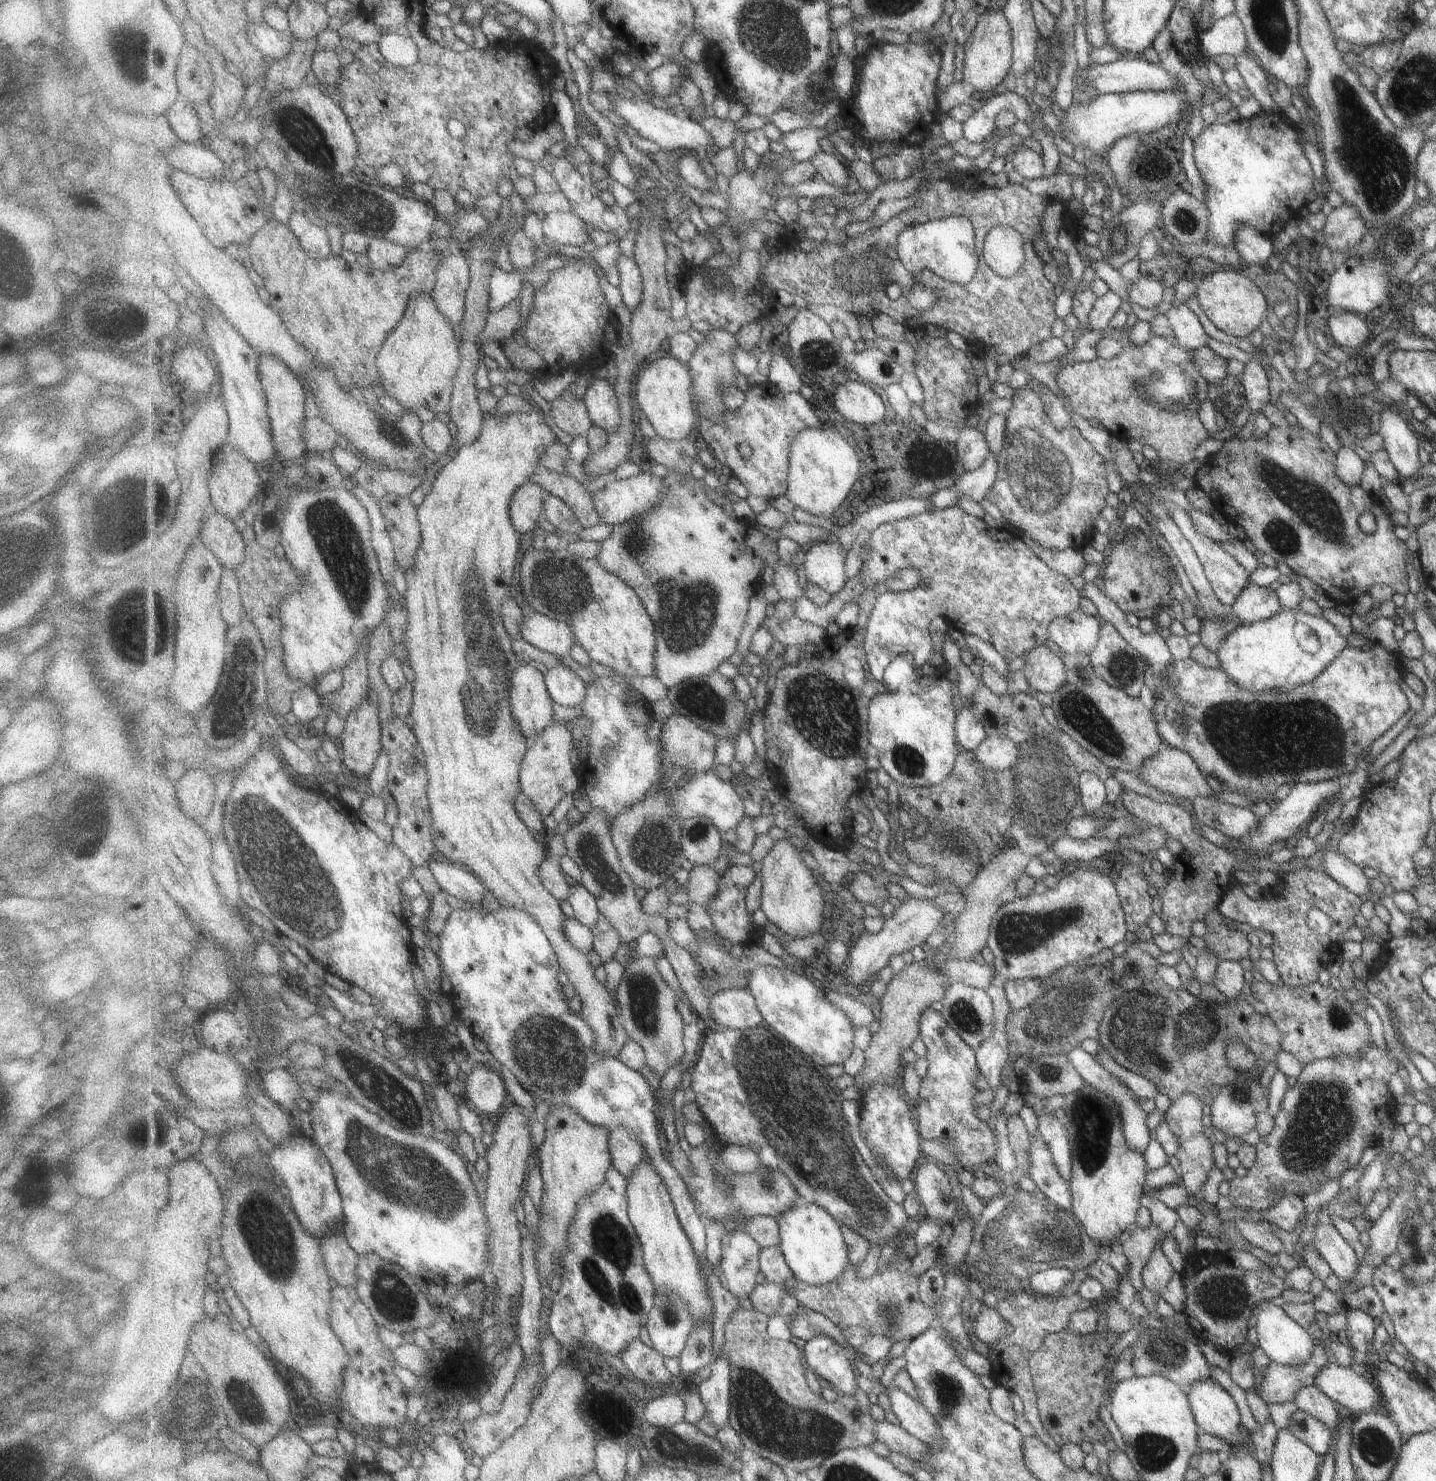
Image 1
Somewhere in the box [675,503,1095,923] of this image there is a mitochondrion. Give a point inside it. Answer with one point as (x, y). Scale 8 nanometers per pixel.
(832, 726)

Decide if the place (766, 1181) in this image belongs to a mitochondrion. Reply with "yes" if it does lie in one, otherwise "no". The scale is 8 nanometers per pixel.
yes

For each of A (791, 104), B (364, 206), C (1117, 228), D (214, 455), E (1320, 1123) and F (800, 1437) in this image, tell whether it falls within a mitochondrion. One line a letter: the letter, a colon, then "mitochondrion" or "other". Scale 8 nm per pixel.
A: other
B: mitochondrion
C: other
D: other
E: mitochondrion
F: mitochondrion

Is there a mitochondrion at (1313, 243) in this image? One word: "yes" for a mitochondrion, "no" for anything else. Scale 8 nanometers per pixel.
no

